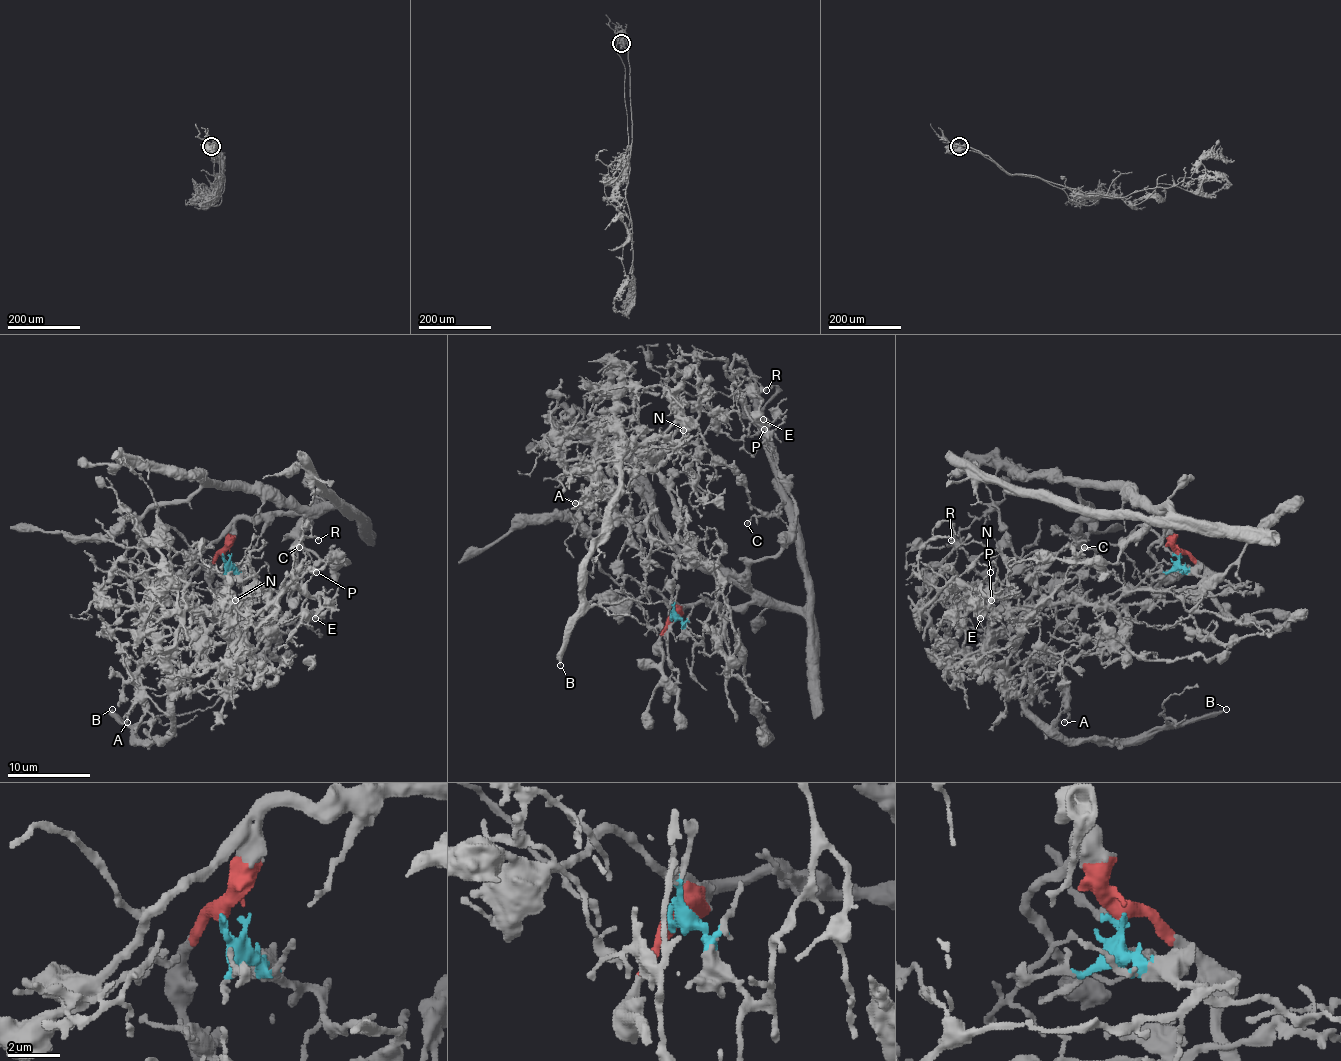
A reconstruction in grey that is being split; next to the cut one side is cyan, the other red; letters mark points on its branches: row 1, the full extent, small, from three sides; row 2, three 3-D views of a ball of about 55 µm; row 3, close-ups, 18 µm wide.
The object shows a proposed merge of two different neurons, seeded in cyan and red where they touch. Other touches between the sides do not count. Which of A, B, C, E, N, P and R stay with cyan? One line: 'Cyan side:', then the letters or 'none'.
Cyan side: A, B, C, E, N, P, R

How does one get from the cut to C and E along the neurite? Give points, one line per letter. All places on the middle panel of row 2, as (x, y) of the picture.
C: (671, 617), (698, 642), (715, 605), (715, 573), (647, 447), (690, 420), (746, 488), (761, 515), (746, 524)
E: (671, 617), (698, 642), (715, 573), (647, 447), (676, 405), (732, 439), (754, 432), (742, 399), (763, 420)

